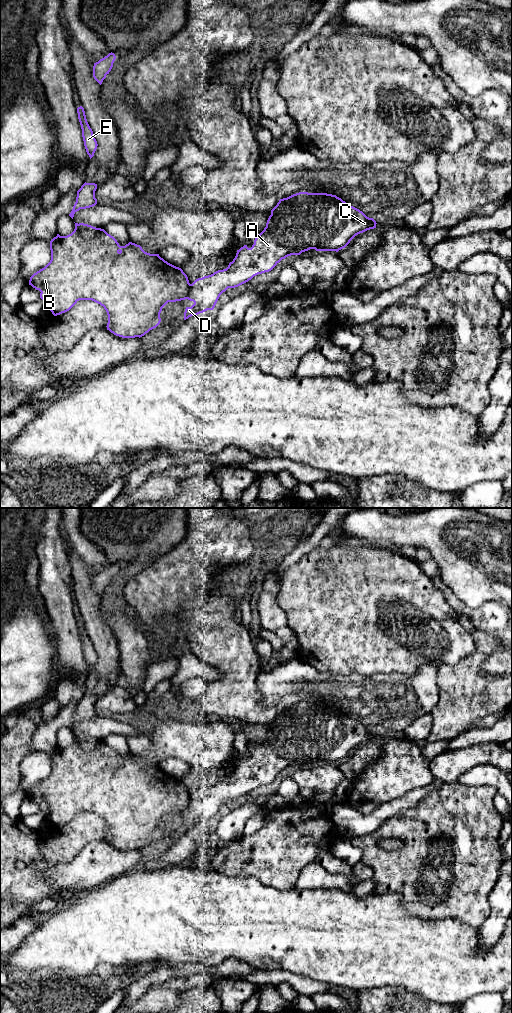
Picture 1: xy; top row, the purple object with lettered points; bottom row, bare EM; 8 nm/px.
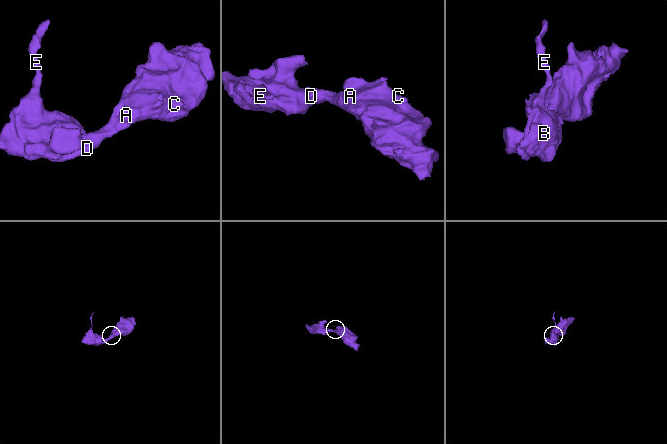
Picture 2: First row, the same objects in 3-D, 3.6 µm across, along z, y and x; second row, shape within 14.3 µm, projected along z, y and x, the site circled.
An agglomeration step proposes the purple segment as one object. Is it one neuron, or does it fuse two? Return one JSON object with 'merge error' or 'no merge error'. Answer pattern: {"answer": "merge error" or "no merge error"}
{"answer": "merge error"}

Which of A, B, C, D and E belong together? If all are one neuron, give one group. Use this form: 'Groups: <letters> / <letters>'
Groups: A C D / B E

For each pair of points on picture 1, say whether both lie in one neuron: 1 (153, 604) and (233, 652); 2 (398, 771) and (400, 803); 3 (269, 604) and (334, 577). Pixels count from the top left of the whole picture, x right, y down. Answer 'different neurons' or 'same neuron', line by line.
1: same neuron
2: different neurons
3: different neurons

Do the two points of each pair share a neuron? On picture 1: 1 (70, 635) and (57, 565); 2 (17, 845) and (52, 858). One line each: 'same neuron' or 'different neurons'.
1: same neuron
2: different neurons

